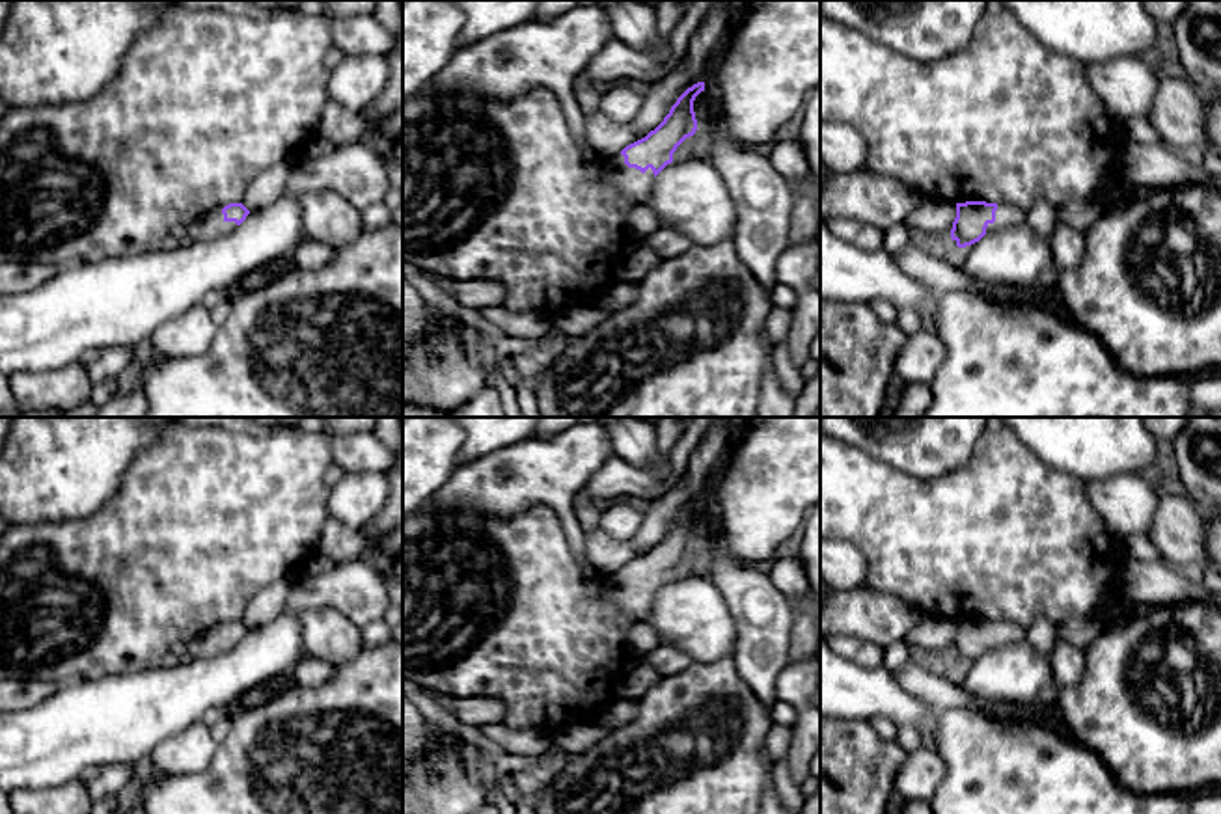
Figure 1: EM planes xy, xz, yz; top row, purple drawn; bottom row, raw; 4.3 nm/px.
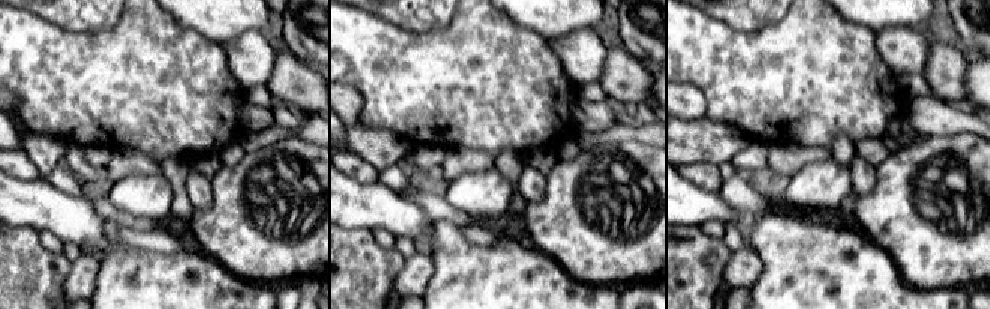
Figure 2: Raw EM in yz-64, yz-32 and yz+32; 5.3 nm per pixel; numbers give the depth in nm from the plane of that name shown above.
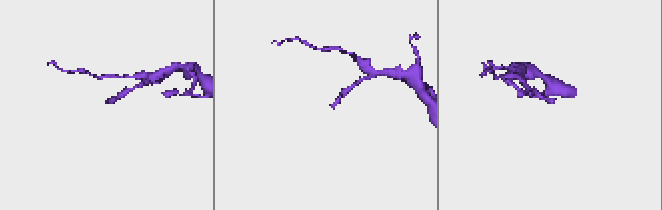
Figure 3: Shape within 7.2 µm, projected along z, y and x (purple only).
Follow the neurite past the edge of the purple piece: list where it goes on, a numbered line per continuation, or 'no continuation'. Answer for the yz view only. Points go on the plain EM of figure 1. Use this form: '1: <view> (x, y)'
1: yz (1007, 634)

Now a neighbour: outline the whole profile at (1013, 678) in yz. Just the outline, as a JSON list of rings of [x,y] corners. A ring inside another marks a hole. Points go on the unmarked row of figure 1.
[[[1031,639],[986,650],[960,667],[962,685],[979,700],[1003,712],[1035,712],[1046,704],[1053,684],[1050,659],[1038,654]]]

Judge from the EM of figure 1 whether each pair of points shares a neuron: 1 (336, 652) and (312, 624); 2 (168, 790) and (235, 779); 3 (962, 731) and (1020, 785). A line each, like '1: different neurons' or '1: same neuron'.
1: same neuron
2: same neuron
3: same neuron

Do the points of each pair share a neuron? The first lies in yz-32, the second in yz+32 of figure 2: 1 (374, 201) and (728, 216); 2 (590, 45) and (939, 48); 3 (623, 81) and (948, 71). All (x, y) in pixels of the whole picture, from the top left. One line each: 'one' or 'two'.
1: one
2: two
3: one

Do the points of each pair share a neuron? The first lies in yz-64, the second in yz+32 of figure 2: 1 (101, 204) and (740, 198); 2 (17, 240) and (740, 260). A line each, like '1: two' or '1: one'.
1: one
2: two

